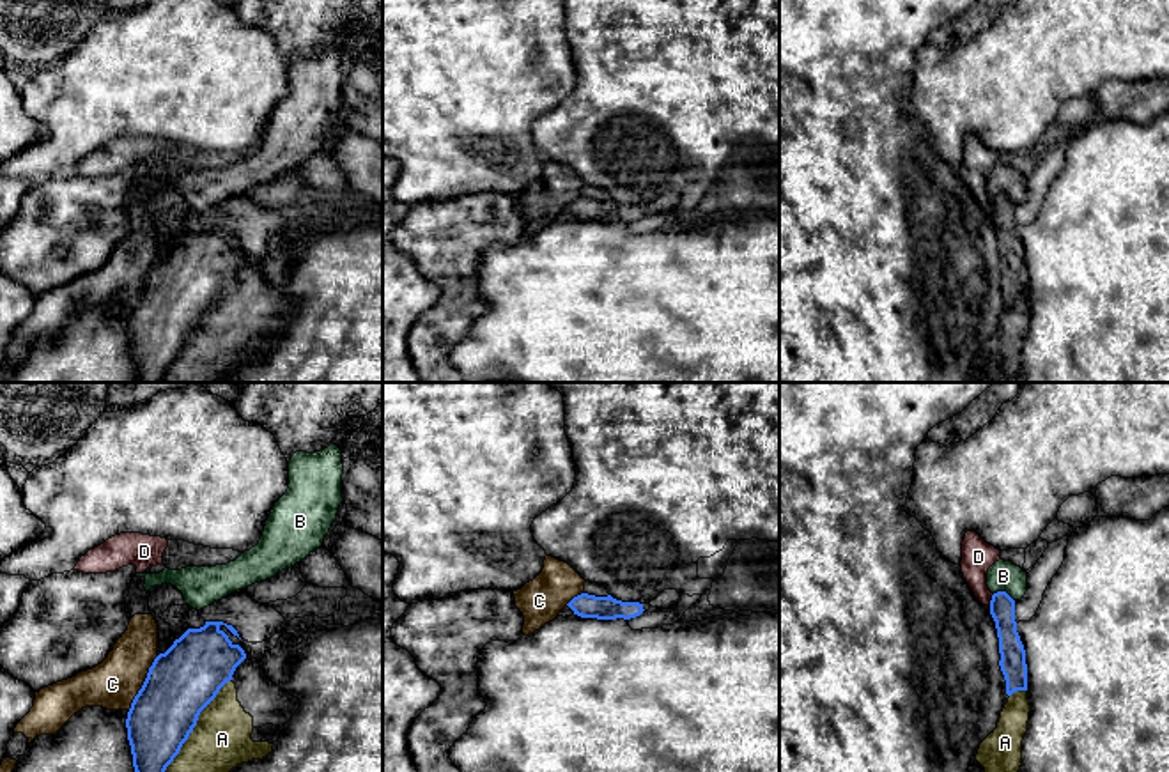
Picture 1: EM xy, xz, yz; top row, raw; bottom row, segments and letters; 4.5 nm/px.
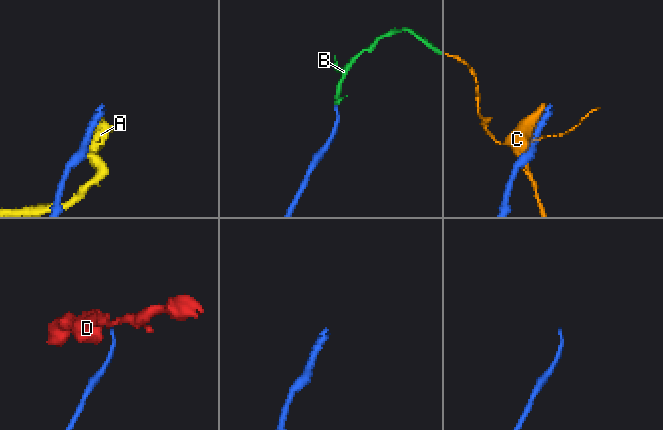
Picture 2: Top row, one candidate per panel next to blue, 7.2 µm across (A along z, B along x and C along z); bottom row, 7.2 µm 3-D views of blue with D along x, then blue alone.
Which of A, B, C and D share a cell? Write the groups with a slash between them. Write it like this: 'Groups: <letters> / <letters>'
Groups: A / B C / D

